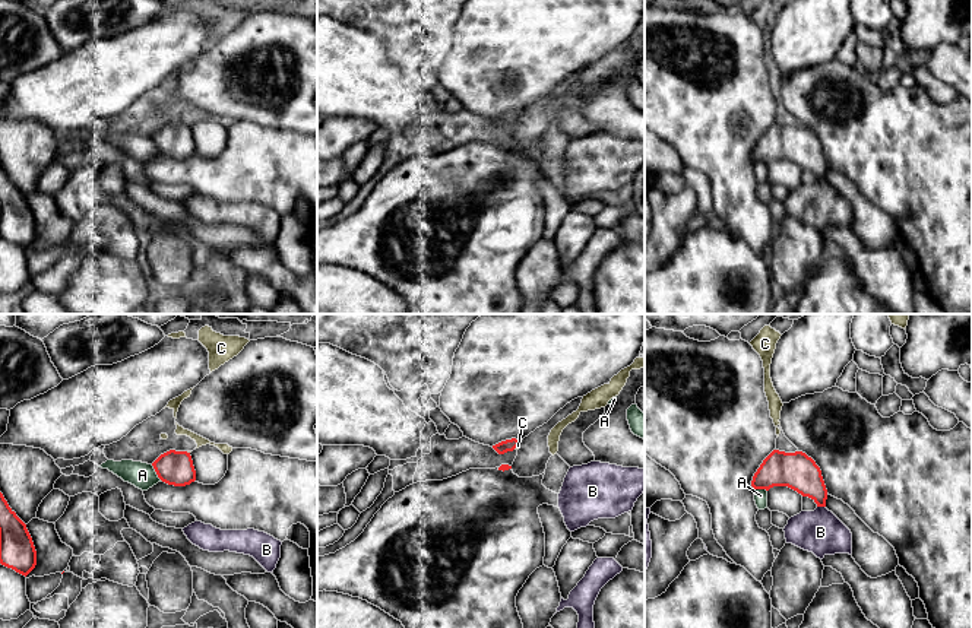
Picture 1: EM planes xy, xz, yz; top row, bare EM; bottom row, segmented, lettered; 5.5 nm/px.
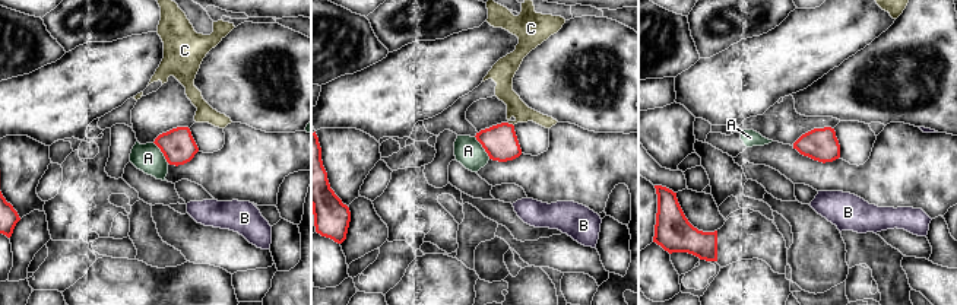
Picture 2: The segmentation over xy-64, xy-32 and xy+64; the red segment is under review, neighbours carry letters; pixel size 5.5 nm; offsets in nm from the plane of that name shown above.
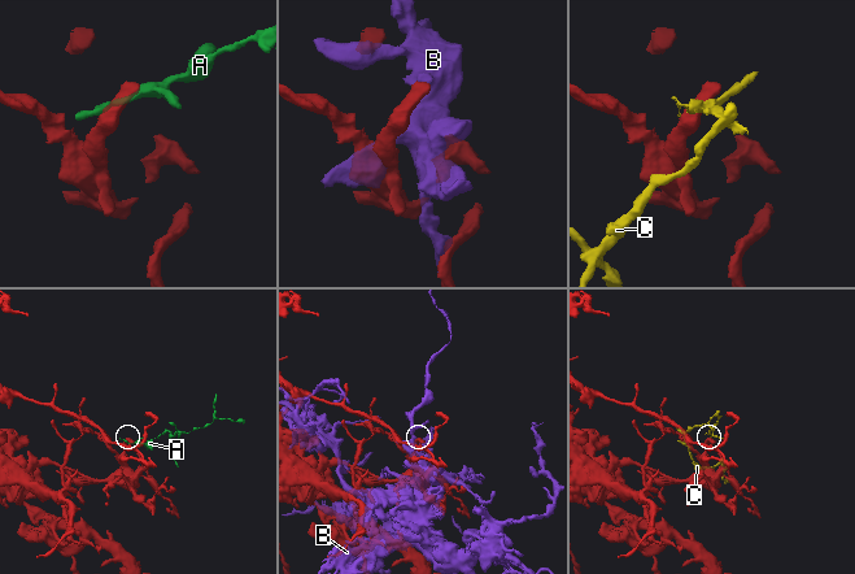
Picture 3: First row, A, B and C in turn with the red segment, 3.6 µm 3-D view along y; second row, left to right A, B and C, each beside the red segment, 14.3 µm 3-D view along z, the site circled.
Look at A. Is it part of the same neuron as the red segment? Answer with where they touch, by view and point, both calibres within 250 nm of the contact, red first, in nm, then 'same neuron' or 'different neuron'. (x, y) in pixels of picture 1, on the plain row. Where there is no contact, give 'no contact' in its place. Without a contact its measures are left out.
xy (157, 146) | 190/140 nm | different neuron

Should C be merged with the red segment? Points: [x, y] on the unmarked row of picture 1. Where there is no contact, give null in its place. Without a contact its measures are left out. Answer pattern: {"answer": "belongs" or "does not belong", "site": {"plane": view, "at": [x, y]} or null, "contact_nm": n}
{"answer": "does not belong", "site": {"plane": "xz", "at": [515, 120]}, "contact_nm": 40}

